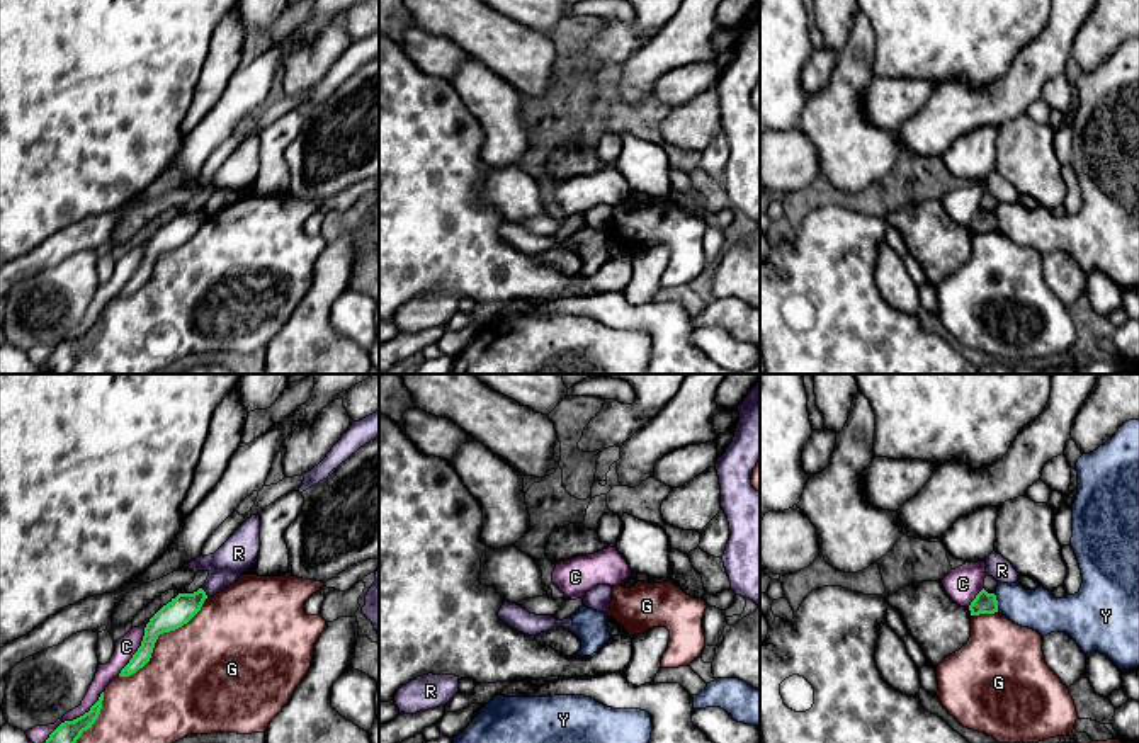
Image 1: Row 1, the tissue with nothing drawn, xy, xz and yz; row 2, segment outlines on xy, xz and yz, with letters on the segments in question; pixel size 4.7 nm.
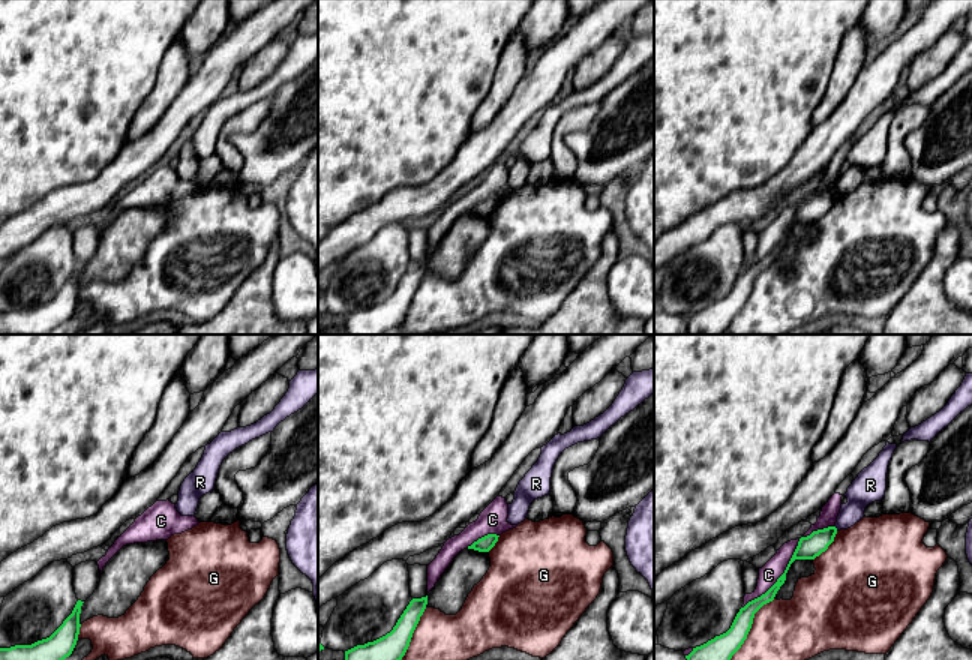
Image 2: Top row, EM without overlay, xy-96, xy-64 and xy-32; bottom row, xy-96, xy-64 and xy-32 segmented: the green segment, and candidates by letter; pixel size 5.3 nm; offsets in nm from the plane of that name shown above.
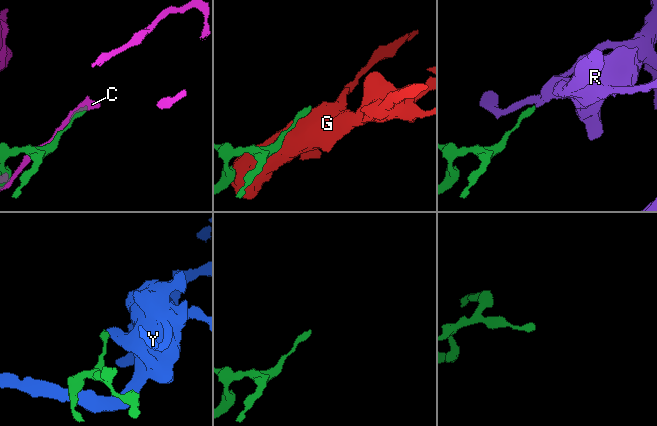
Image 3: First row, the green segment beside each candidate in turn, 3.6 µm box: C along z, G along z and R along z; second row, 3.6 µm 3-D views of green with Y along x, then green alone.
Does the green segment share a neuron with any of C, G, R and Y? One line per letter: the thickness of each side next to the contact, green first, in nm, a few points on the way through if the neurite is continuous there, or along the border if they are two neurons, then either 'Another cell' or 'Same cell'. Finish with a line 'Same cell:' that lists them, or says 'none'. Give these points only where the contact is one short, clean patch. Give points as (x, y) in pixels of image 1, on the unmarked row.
C: Thickness 140 nm (green) against 90 nm. Another cell
G: Thickness 130 nm (green) against 460 nm. Another cell
R: Thickness 130 nm (green) against 170 nm. Boundary: xy (201, 206), (208, 215). Another cell
Y: Thickness 100 nm (green) against 190 nm. Another cell
Same cell: none

